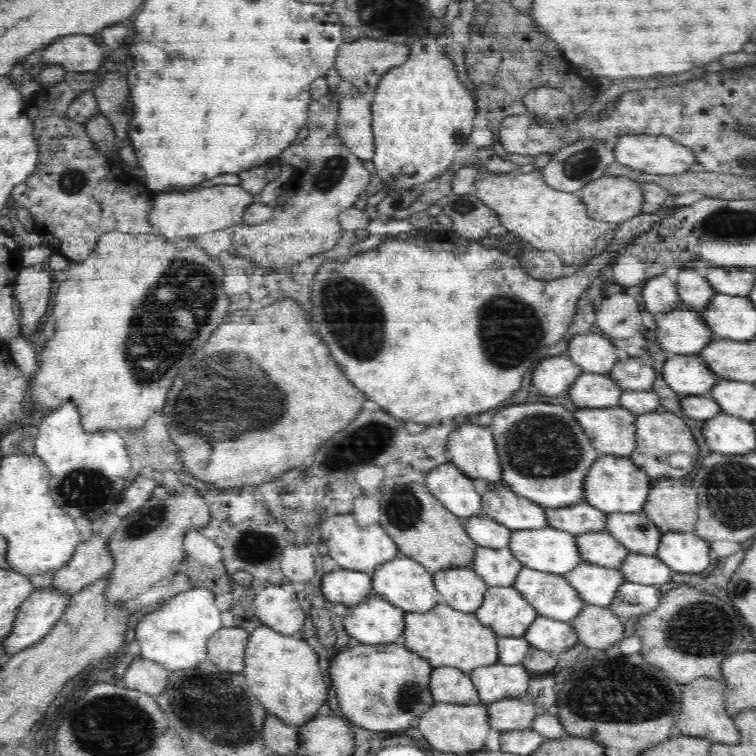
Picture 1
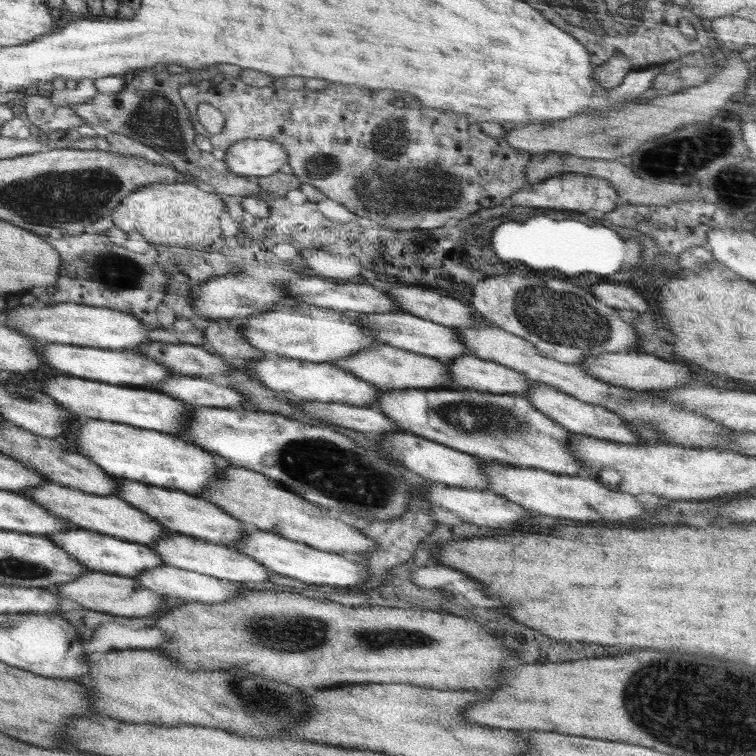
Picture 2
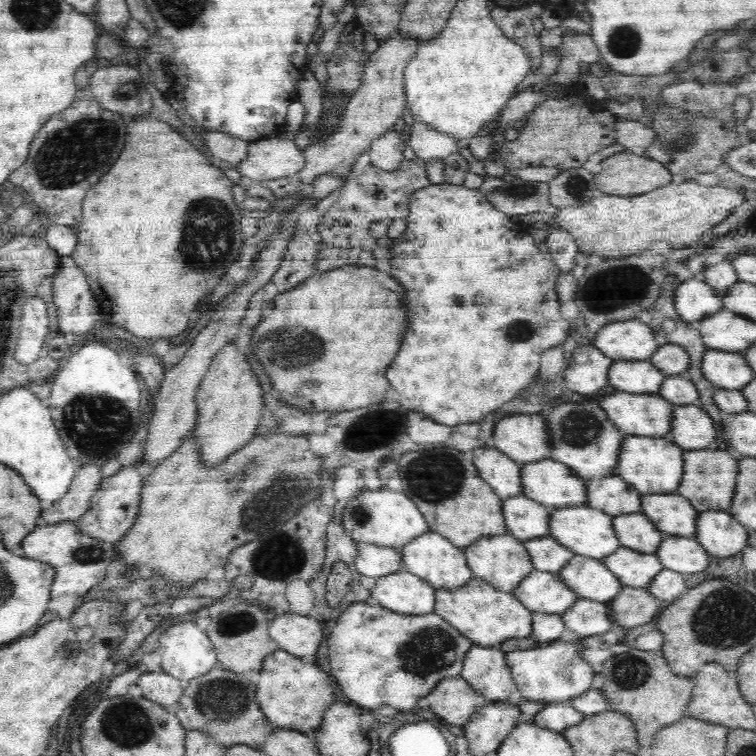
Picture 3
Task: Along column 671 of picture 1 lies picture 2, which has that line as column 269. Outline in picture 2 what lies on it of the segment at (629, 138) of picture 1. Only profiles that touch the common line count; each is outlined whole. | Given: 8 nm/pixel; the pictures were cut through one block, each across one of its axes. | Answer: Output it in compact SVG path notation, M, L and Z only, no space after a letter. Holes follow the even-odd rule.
M246 139L226 150L224 163L240 176L270 176L288 162L288 151L272 139Z

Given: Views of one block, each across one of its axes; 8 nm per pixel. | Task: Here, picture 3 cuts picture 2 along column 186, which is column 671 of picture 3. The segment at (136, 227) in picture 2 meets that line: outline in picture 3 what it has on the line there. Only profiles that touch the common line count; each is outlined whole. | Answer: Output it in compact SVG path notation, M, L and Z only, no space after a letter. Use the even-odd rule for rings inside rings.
M691 179L680 184L670 182L646 194L601 194L582 206L549 209L549 212L559 228L575 238L580 252L618 259L642 253L661 241L666 241L674 248L693 245L702 238L704 232L718 226L744 200L745 196L741 192L724 182L704 187Z

